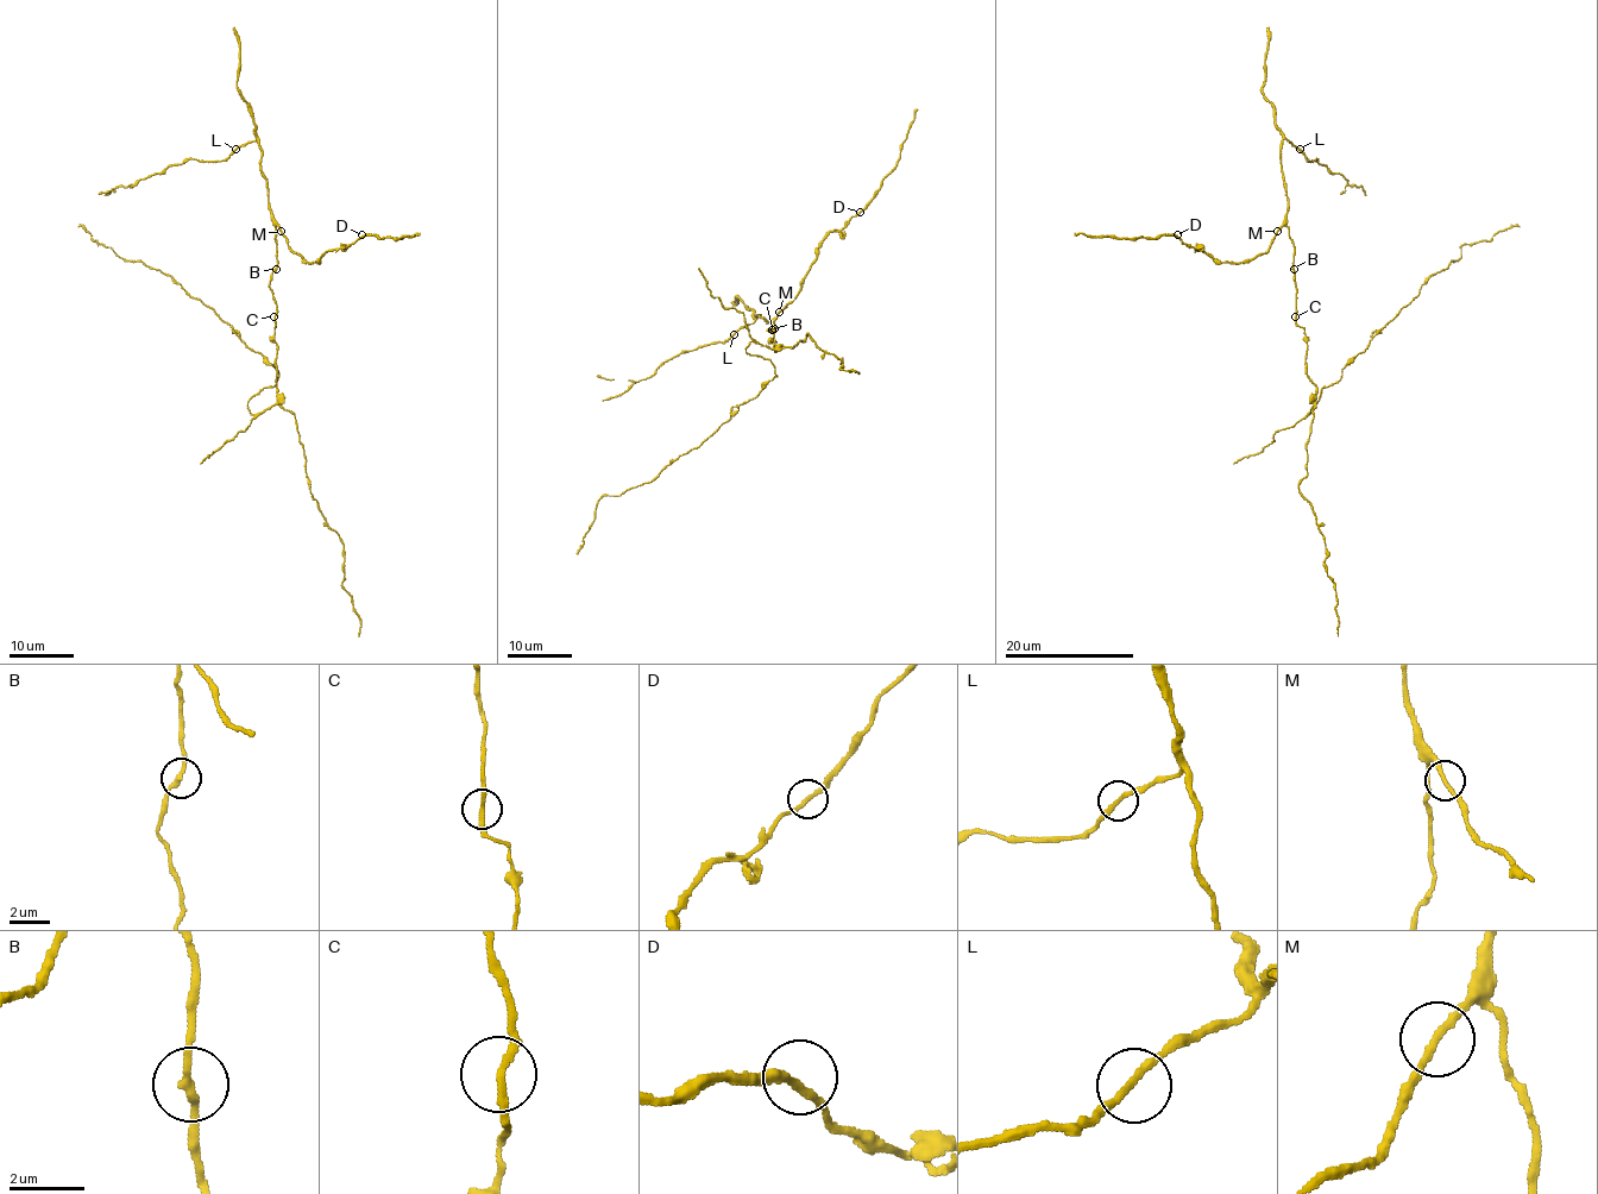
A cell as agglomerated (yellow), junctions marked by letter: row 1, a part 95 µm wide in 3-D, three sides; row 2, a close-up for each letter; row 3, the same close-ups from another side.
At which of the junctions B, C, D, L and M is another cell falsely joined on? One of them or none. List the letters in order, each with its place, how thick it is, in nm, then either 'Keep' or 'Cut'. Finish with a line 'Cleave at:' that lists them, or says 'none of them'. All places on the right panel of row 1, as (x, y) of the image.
B: Place: (1294, 269). Thickness 200 nm. Keep
C: Place: (1295, 316). Thickness 220 nm. Keep
D: Place: (1177, 234). Thickness 220 nm. Keep
L: Place: (1300, 149). Thickness 220 nm. Keep
M: Place: (1277, 231). Thickness 200 nm. Keep
Cleave at: none of them

